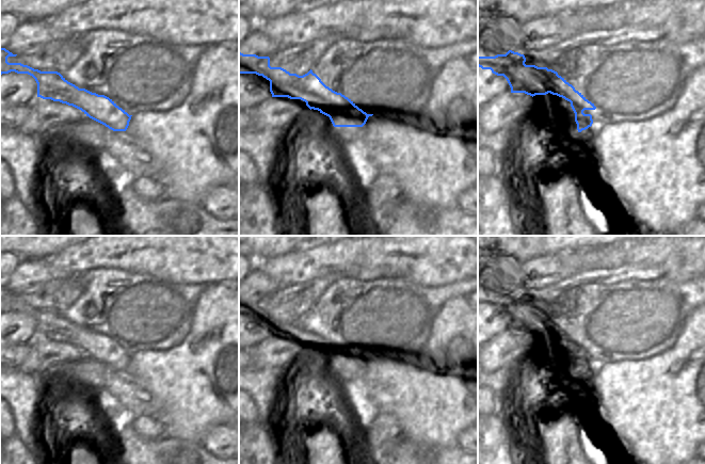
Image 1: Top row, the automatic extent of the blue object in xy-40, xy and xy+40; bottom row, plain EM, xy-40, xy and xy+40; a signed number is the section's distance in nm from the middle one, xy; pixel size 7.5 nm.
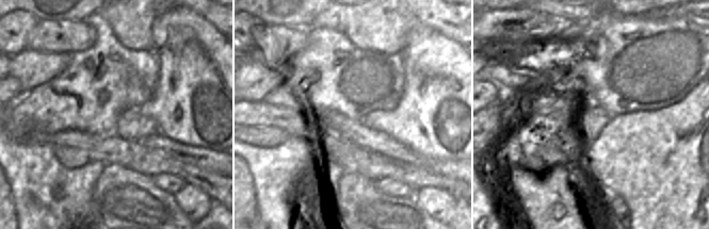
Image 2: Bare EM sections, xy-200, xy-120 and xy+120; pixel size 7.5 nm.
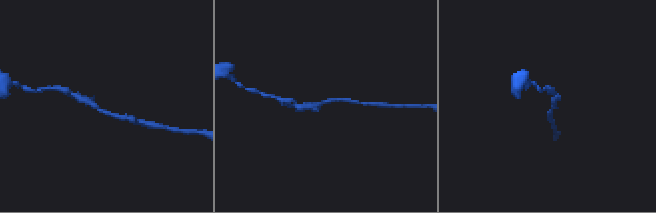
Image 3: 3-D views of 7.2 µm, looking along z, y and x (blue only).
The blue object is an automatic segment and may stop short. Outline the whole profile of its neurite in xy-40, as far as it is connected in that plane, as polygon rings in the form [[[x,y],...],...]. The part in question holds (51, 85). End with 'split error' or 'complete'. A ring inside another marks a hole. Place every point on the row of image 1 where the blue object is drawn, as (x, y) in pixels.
[[[0,48],[0,75],[15,71],[28,74],[37,83],[37,97],[60,101],[81,110],[90,118],[113,131],[126,131],[132,115],[119,108],[105,95],[79,89],[58,71],[41,71],[21,63],[9,63],[9,57],[16,57]]] | complete

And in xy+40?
[[[512,50],[495,57],[478,57],[478,66],[491,69],[497,76],[503,76],[511,87],[511,93],[525,93],[532,97],[550,93],[562,97],[571,102],[578,132],[592,126],[592,115],[584,114],[583,111],[595,110],[594,103],[576,91],[557,71],[547,67],[526,65],[525,62],[524,54]]] | complete

